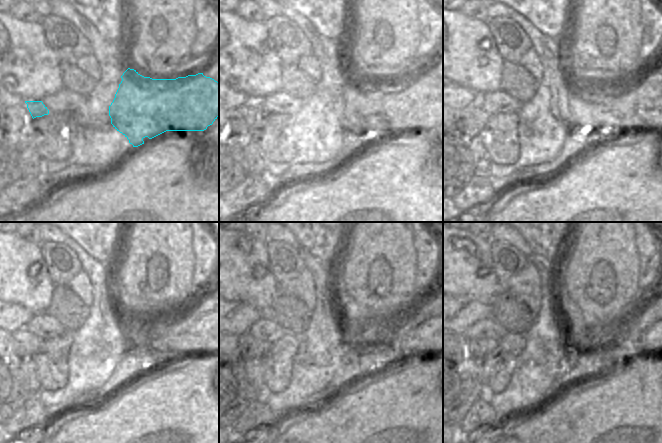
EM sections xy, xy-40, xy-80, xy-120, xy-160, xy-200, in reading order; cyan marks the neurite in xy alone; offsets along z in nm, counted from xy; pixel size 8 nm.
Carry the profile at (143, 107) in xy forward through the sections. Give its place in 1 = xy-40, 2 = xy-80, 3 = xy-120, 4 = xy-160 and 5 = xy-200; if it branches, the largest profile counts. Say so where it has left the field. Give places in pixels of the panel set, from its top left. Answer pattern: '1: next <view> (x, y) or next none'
1: next xy-40 (421, 104)
2: next xy-80 (646, 104)
3: next xy-120 (198, 330)
4: next xy-160 (422, 332)
5: next xy-200 (646, 331)

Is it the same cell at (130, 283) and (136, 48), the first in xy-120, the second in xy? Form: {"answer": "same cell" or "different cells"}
{"answer": "same cell"}

